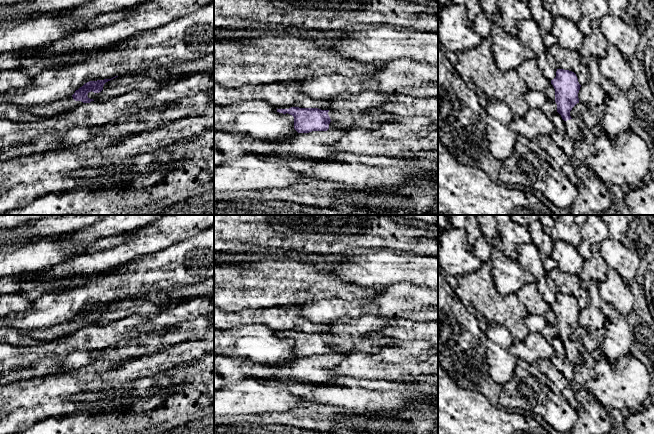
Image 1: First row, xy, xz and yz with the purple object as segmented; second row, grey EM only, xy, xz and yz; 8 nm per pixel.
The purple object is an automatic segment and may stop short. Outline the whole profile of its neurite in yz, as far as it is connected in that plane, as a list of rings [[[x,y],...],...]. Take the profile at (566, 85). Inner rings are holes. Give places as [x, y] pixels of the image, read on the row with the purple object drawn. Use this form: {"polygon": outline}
{"polygon": [[[557,69],[556,77],[551,80],[551,84],[555,89],[557,112],[564,120],[568,137],[574,142],[582,140],[583,130],[570,116],[572,108],[579,103],[578,93],[581,85],[576,74],[569,70]]]}

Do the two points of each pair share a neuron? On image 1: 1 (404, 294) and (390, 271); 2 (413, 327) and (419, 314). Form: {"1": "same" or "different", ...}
{"1": "different", "2": "different"}

